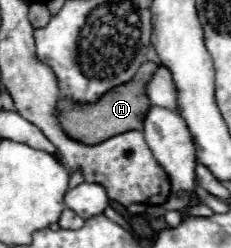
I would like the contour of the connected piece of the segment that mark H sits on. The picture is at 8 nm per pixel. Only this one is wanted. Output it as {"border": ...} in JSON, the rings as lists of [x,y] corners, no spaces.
{"border":[[[146,61],[136,77],[124,85],[118,85],[116,89],[110,89],[108,93],[104,93],[104,97],[100,97],[96,103],[74,103],[70,99],[60,99],[58,101],[58,121],[62,125],[62,129],[68,133],[68,137],[86,143],[86,145],[96,145],[100,141],[106,141],[108,137],[114,137],[118,133],[126,133],[132,129],[142,131],[144,125],[144,117],[150,109],[150,101],[148,95],[144,93],[148,81],[152,79],[152,73],[156,73],[158,65],[152,61]]]}

